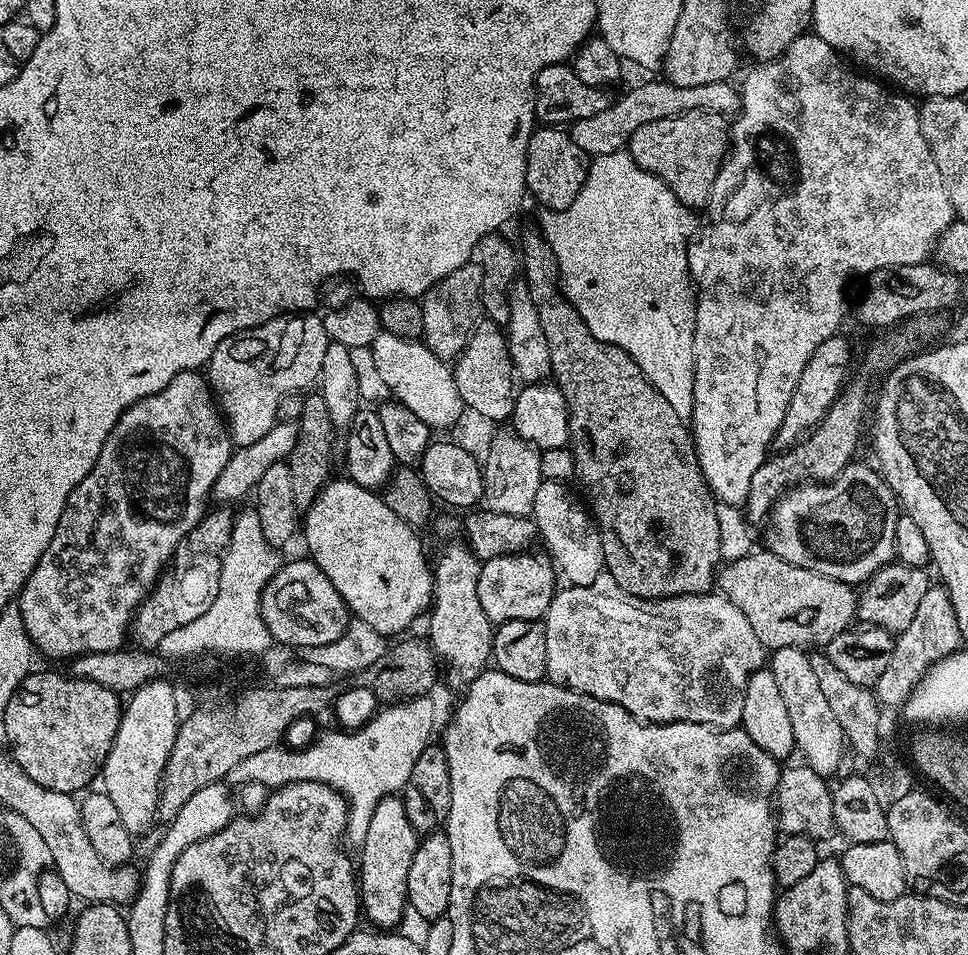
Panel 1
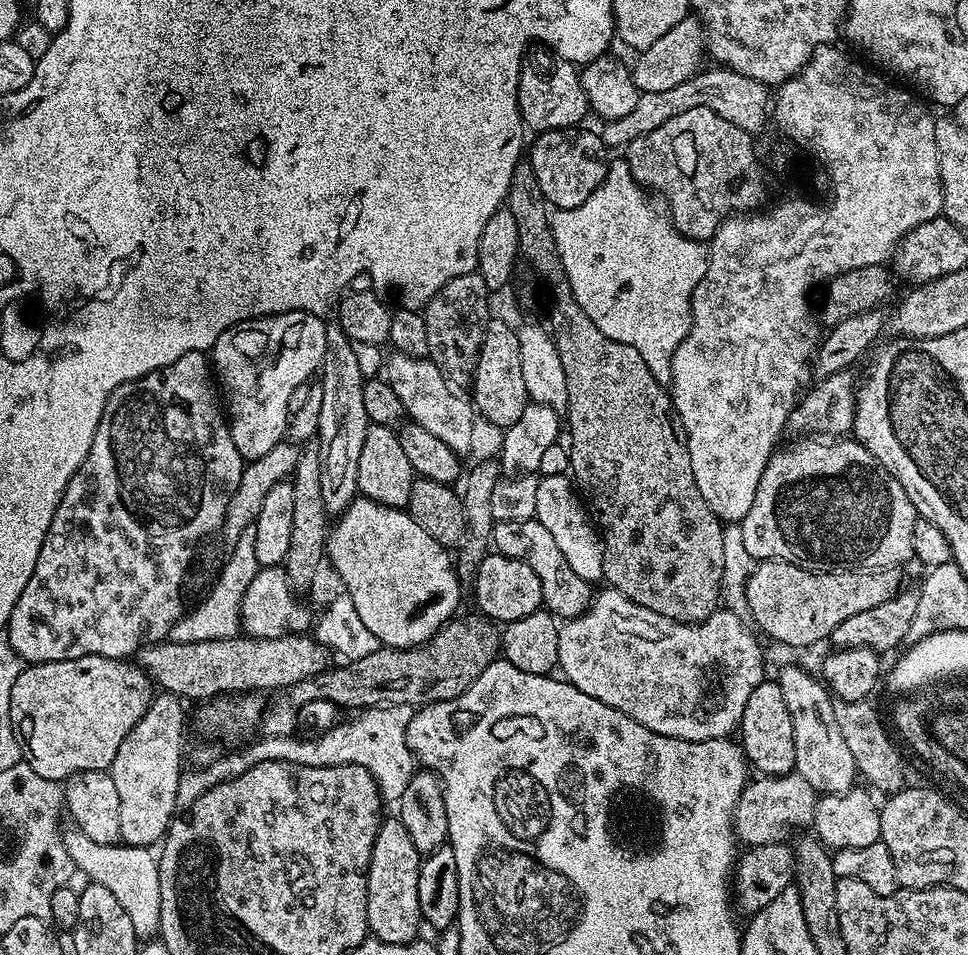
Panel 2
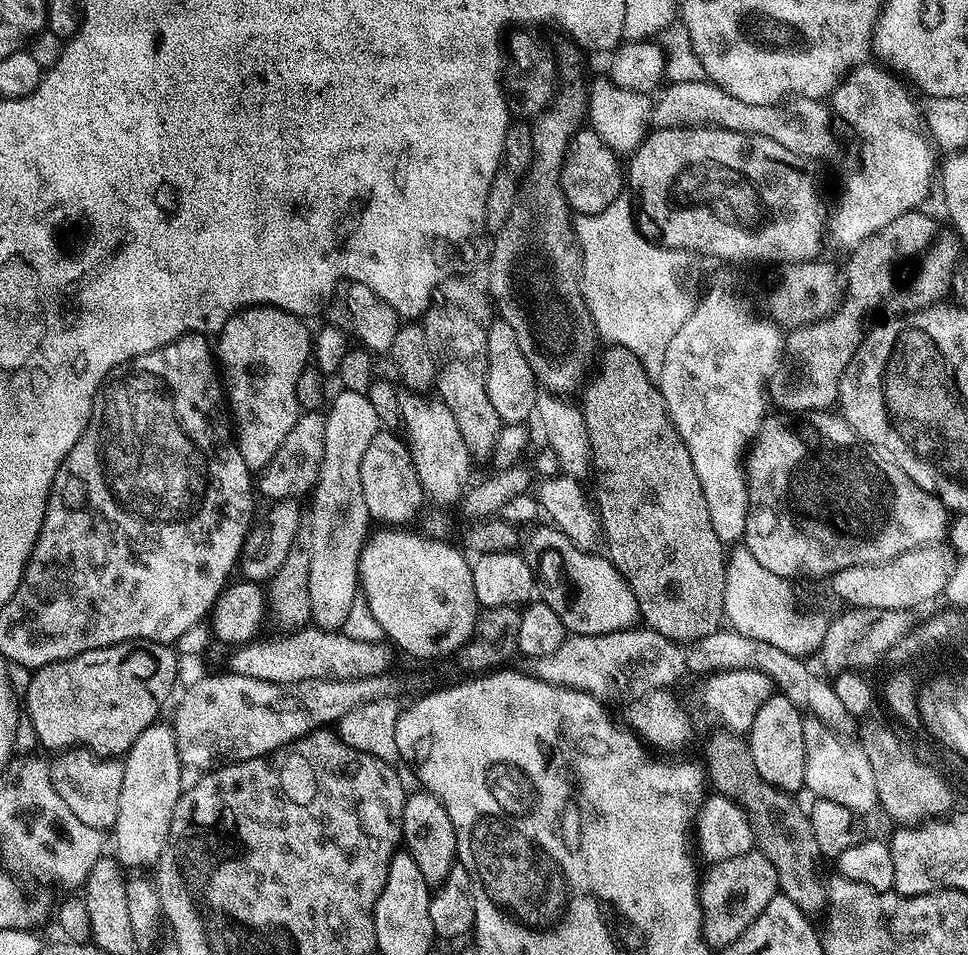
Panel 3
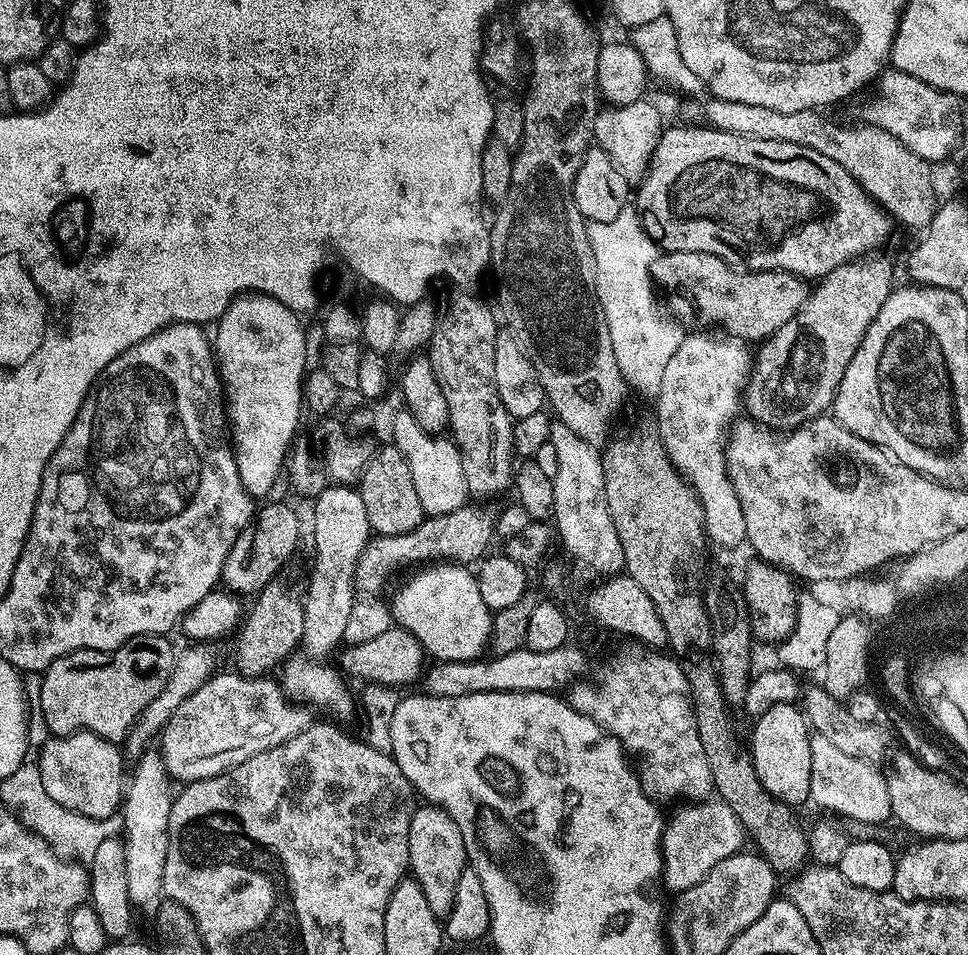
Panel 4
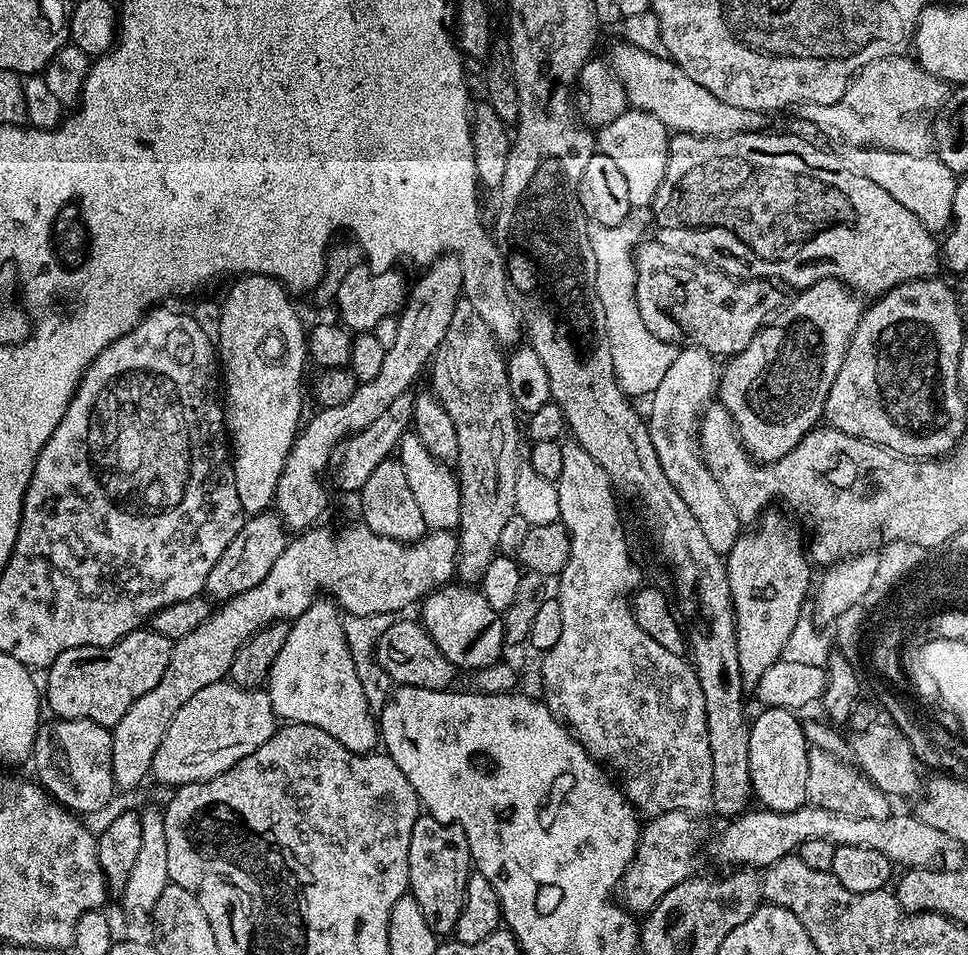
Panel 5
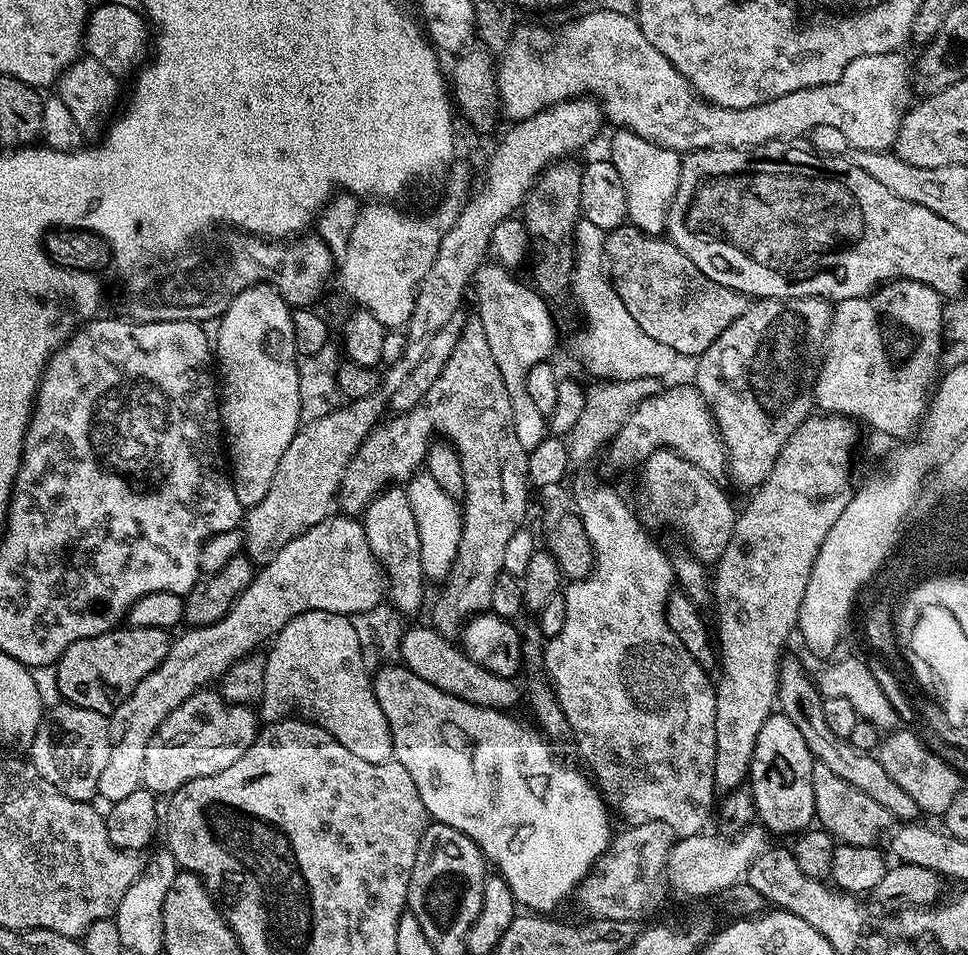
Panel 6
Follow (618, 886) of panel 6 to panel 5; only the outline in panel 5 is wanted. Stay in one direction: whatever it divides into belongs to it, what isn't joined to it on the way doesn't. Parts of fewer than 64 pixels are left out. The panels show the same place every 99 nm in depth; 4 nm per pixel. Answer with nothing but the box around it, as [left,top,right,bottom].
[618,812,704,912]

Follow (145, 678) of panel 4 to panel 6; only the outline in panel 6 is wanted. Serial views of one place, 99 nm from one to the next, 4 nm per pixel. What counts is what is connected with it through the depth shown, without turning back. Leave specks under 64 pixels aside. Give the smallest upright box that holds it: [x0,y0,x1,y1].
[55,626,169,714]

